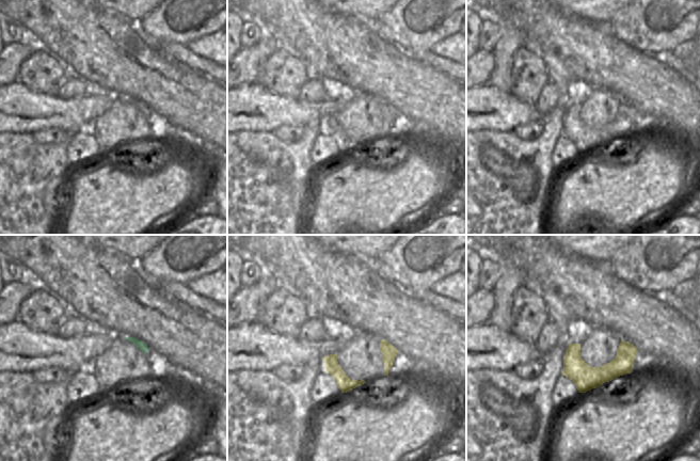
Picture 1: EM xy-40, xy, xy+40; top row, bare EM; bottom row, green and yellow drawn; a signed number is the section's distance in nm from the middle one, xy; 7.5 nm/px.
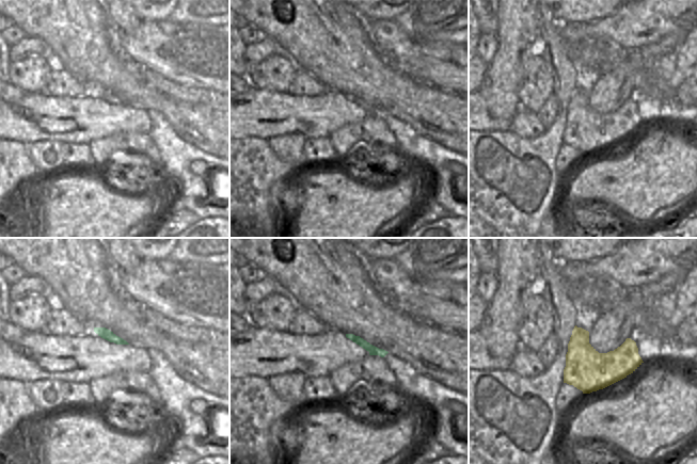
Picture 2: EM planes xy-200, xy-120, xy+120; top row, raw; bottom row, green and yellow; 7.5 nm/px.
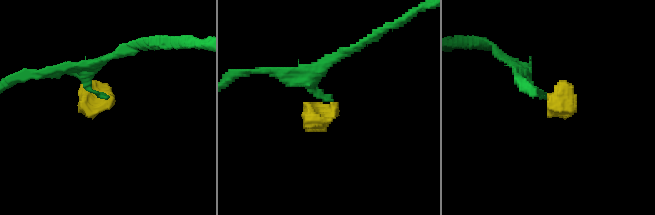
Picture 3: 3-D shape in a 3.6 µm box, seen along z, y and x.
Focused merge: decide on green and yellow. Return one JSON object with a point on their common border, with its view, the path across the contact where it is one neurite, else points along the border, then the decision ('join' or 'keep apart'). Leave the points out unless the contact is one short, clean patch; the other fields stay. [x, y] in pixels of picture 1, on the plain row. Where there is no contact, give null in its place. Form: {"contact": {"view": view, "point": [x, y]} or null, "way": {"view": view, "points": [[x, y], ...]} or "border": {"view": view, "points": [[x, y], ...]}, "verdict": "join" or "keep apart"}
{"contact": null, "verdict": "join"}

